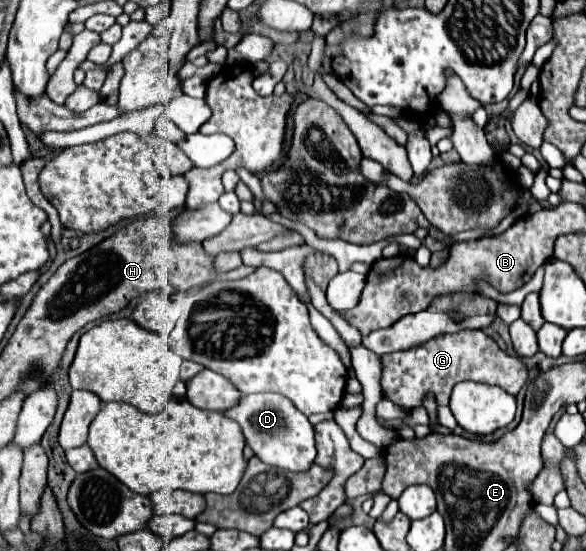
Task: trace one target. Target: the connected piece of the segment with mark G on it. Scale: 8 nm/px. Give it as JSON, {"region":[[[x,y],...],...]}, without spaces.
{"region":[[[459,331],[453,335],[439,335],[419,347],[387,353],[381,359],[381,391],[383,397],[411,411],[423,405],[427,395],[433,395],[437,405],[449,405],[453,385],[459,381],[479,381],[505,389],[517,395],[527,381],[527,367],[519,357],[511,357],[497,347],[497,343],[483,331]]]}

